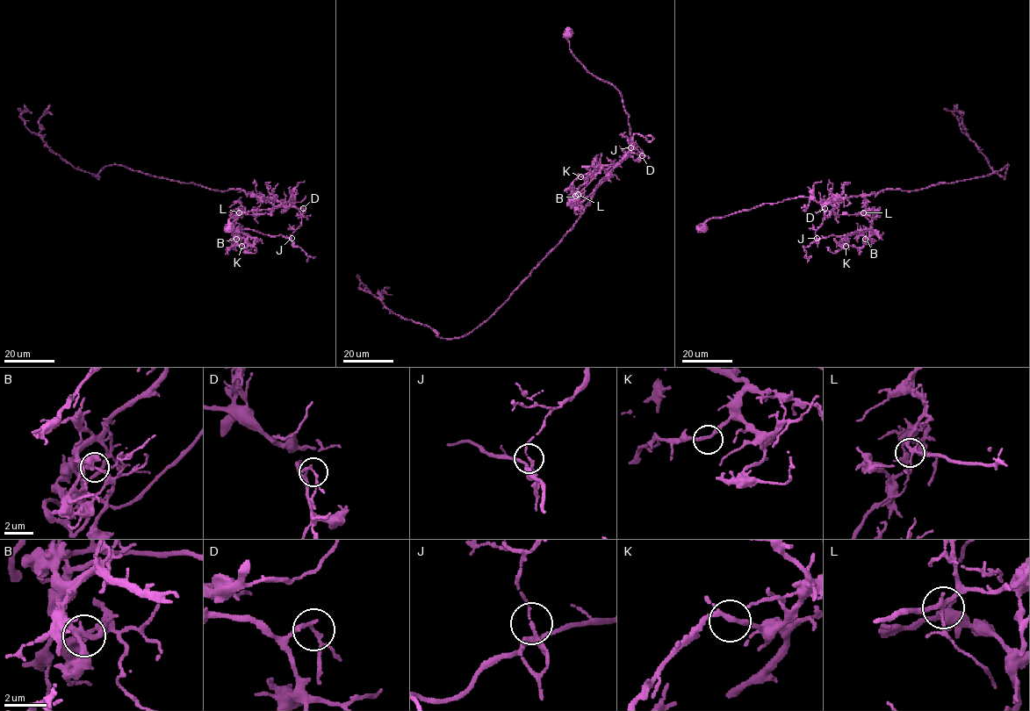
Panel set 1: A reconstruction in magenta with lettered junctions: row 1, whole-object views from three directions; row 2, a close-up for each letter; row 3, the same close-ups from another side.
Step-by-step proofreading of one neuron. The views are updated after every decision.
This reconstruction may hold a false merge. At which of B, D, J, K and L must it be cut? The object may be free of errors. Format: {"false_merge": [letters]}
{"false_merge": ["J"]}

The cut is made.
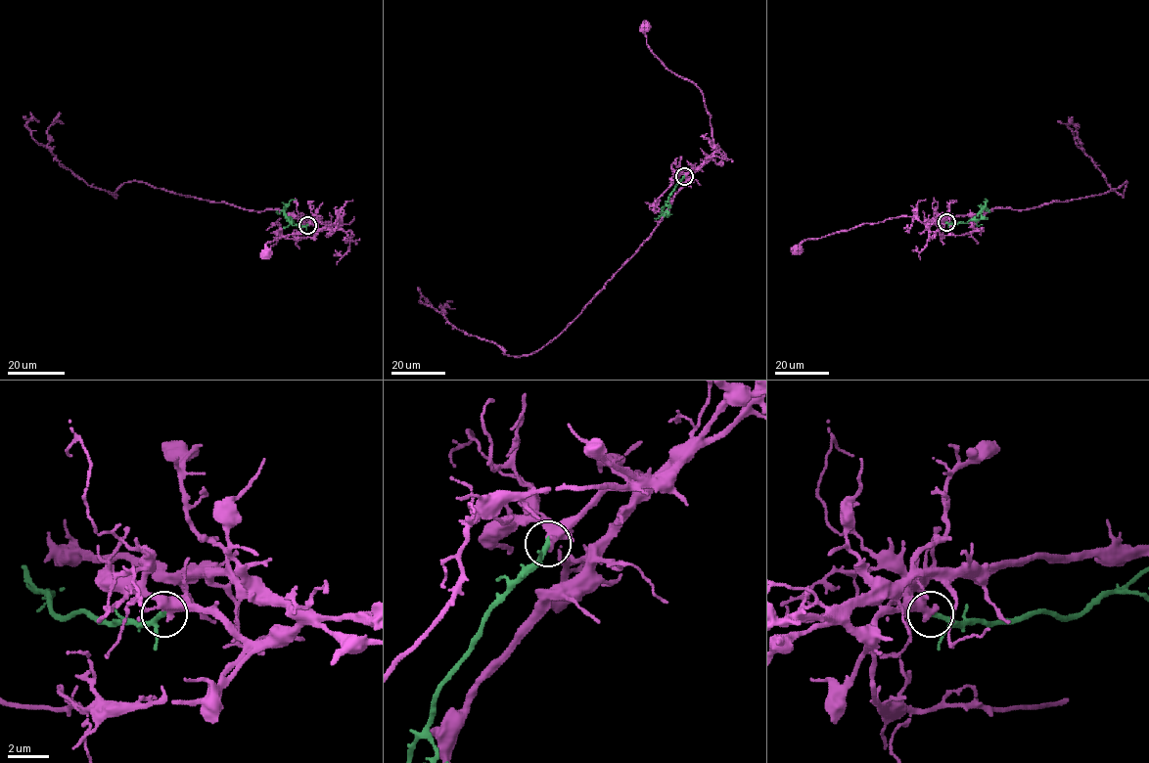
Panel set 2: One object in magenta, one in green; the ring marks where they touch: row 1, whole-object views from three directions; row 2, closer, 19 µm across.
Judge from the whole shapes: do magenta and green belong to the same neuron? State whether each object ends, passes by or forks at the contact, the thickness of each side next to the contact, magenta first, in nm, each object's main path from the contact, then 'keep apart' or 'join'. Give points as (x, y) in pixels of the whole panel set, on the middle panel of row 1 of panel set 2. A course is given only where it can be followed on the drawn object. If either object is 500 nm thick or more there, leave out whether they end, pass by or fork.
magenta forks; green ends; calibres 300 and 280 nm; course magenta (684, 176), (698, 168), (714, 150), (710, 114), (702, 91), (668, 70), (651, 51), (647, 43), (645, 28); course green (684, 176), (663, 208), (666, 216), (671, 214); join

